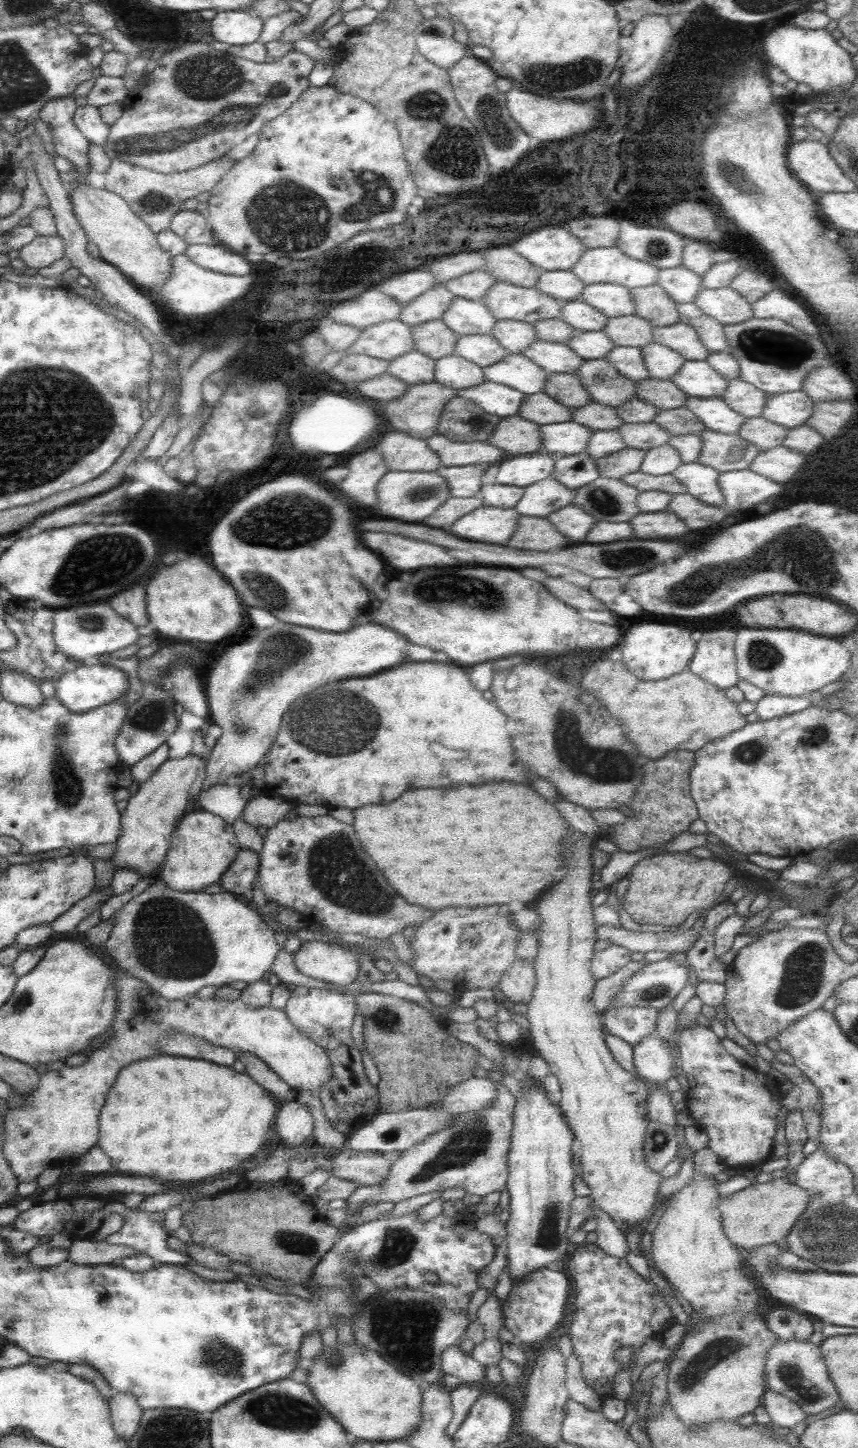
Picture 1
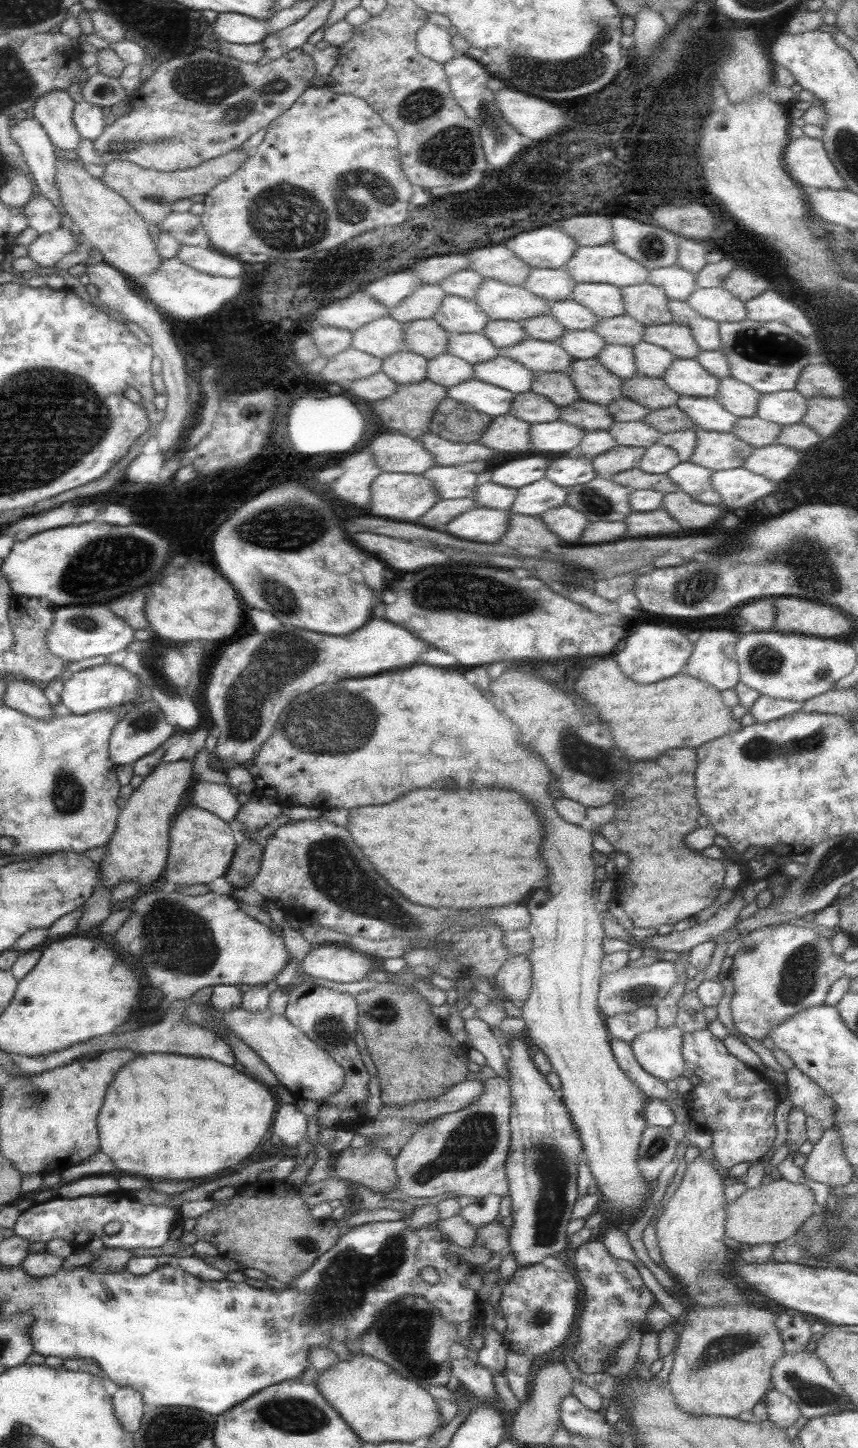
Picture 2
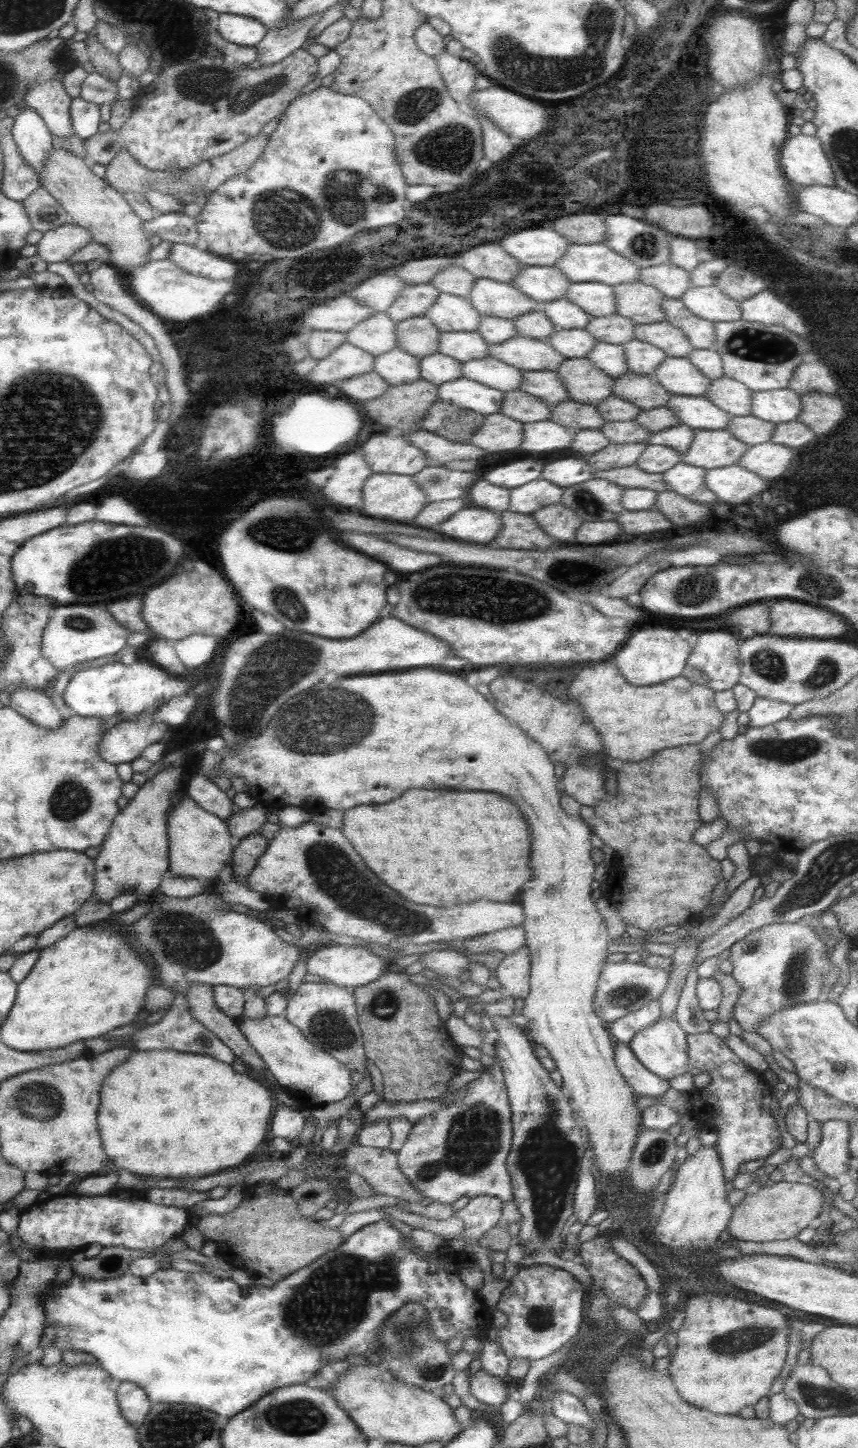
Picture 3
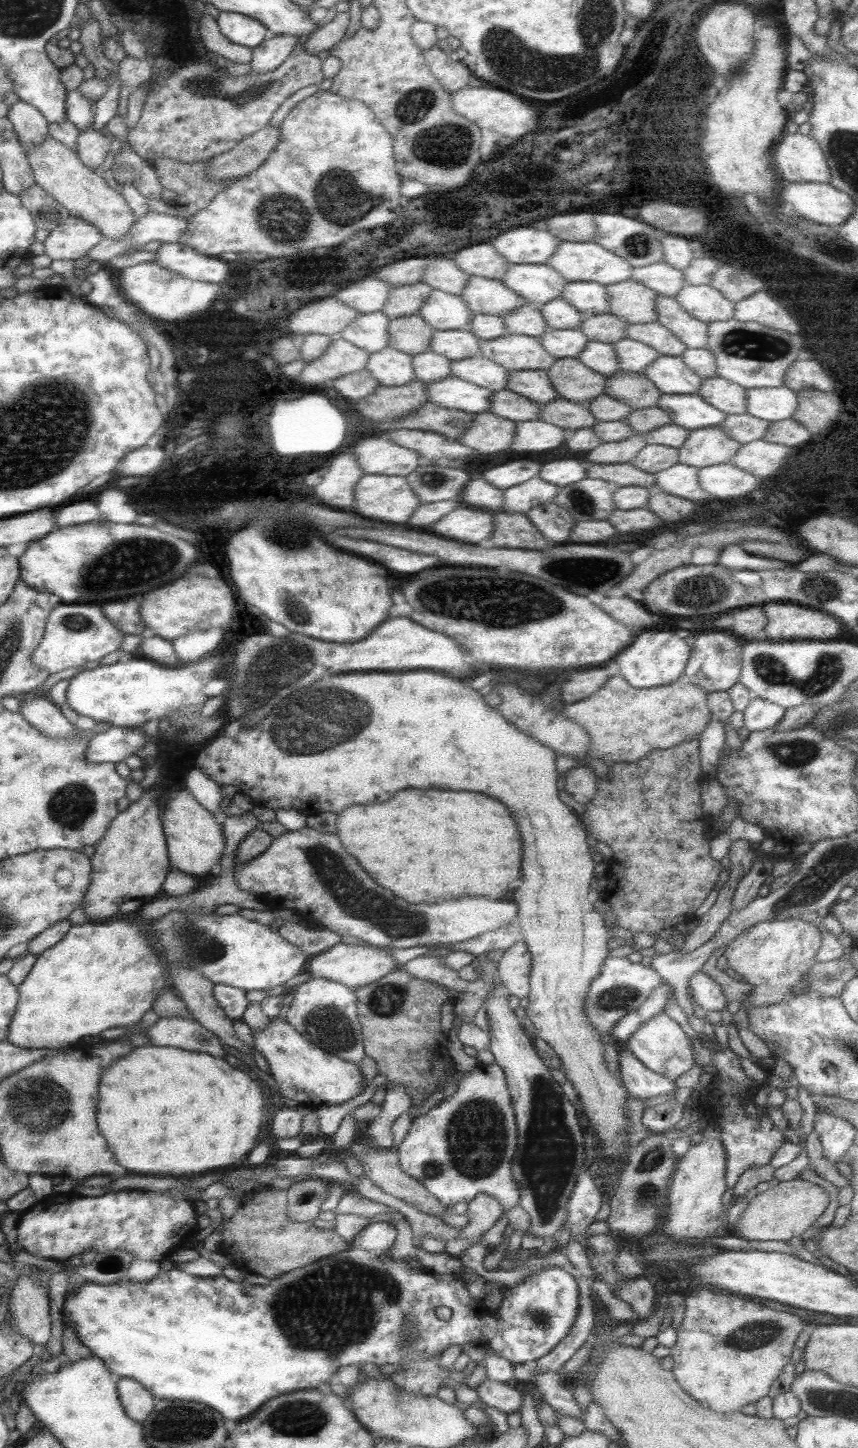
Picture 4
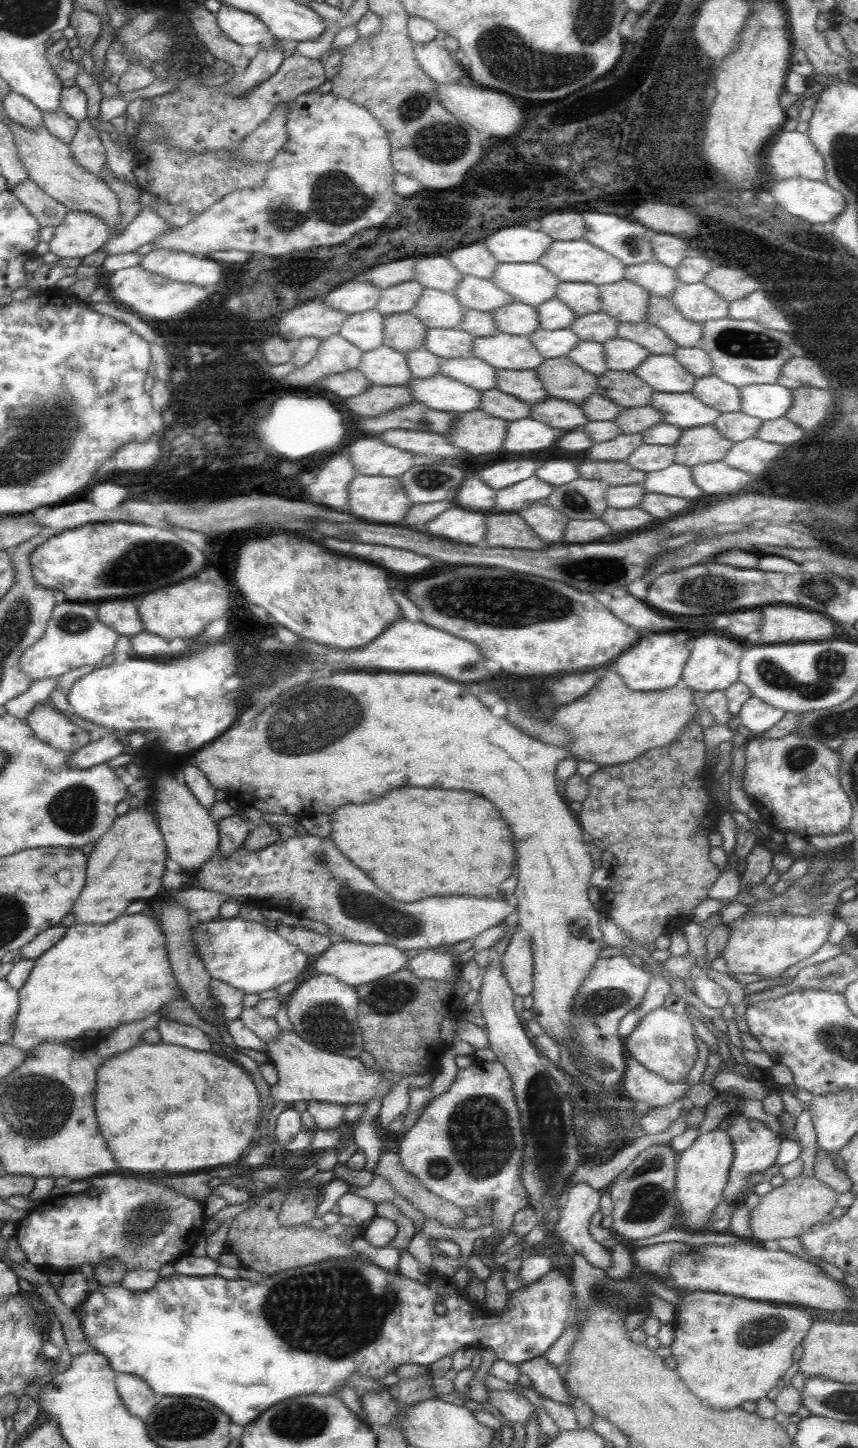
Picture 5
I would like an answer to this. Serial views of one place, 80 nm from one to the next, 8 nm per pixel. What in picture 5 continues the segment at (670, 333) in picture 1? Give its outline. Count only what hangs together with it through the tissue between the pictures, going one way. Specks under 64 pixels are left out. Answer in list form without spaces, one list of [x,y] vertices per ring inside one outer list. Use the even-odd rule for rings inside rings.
[[[644,320],[637,323],[619,323],[617,337],[639,344],[651,355],[671,356],[677,350],[677,345],[663,331]]]

